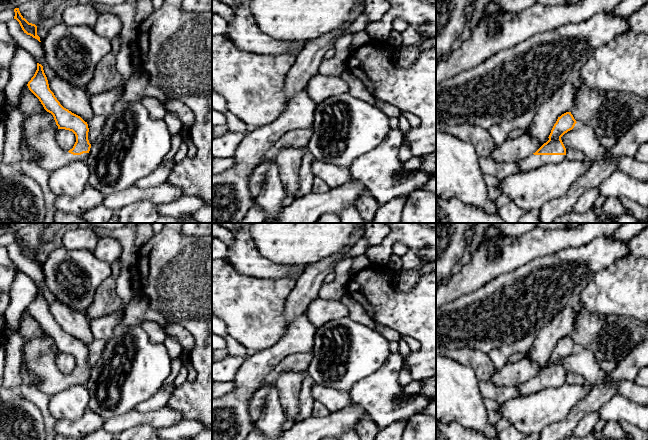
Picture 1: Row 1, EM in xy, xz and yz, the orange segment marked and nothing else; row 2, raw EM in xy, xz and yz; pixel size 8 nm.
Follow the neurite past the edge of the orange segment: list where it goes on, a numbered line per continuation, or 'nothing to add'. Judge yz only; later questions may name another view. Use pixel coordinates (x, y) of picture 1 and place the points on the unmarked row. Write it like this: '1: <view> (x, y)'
1: yz (531, 386)

